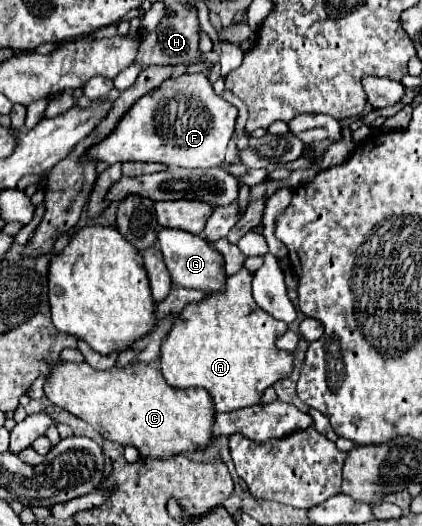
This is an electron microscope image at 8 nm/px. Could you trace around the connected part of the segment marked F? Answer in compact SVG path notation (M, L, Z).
M183 74L163 82L151 94L139 98L121 118L117 128L85 158L115 162L161 162L179 168L213 168L225 160L225 150L235 134L237 108L227 104L211 88L205 74Z

